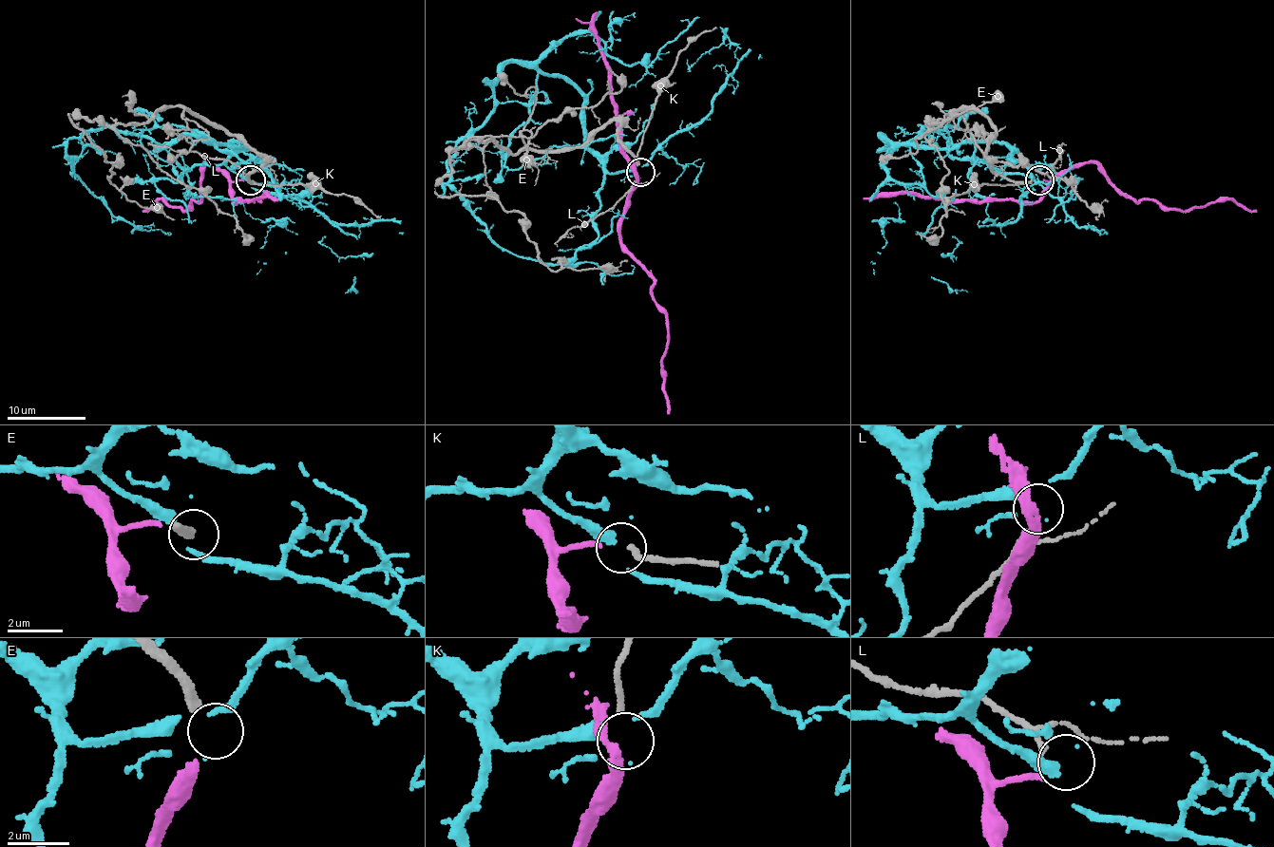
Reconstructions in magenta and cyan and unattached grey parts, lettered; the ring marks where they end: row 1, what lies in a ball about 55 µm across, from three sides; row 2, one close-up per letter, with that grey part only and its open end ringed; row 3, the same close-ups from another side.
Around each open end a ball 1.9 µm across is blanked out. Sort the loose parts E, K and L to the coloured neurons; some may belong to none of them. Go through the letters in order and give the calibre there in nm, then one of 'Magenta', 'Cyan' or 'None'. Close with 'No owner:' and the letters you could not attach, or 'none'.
E: Thickness 320 nm. None
K: Thickness 190 nm. Magenta
L: Thickness 160 nm. None
No owner: E, L

